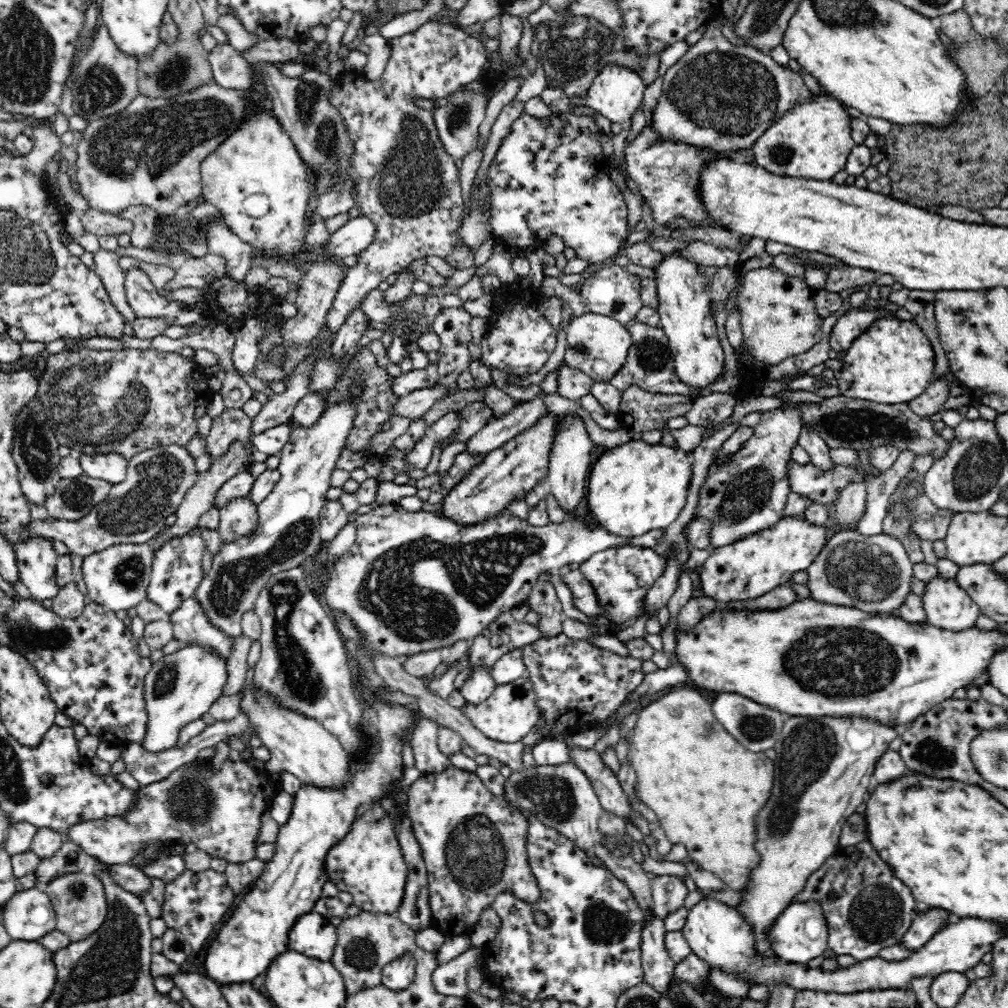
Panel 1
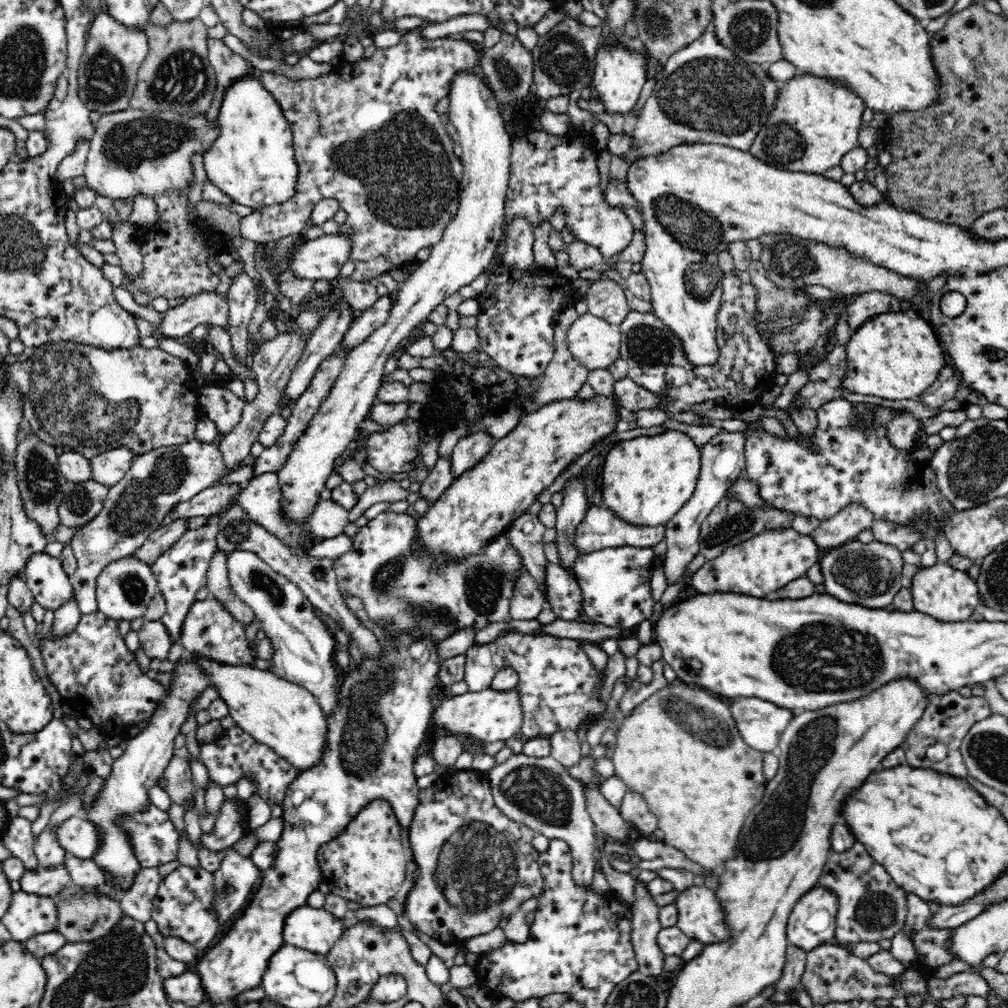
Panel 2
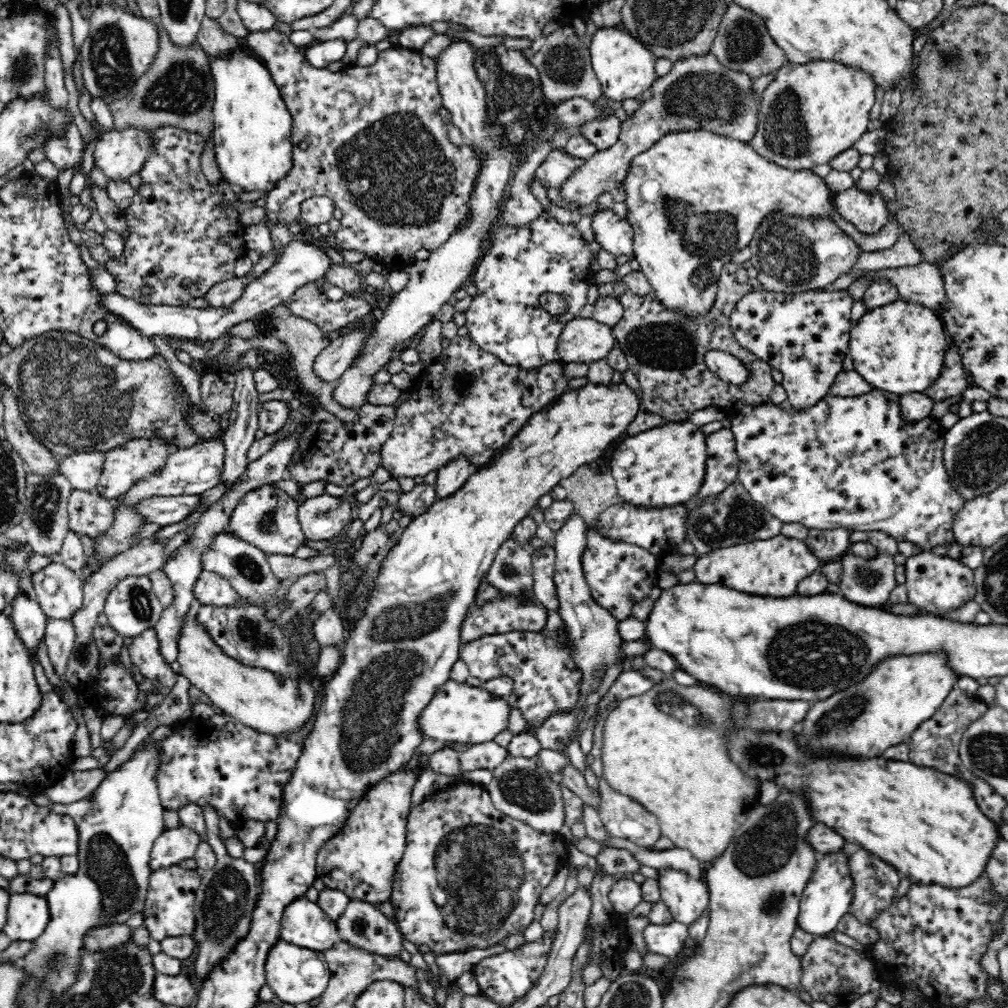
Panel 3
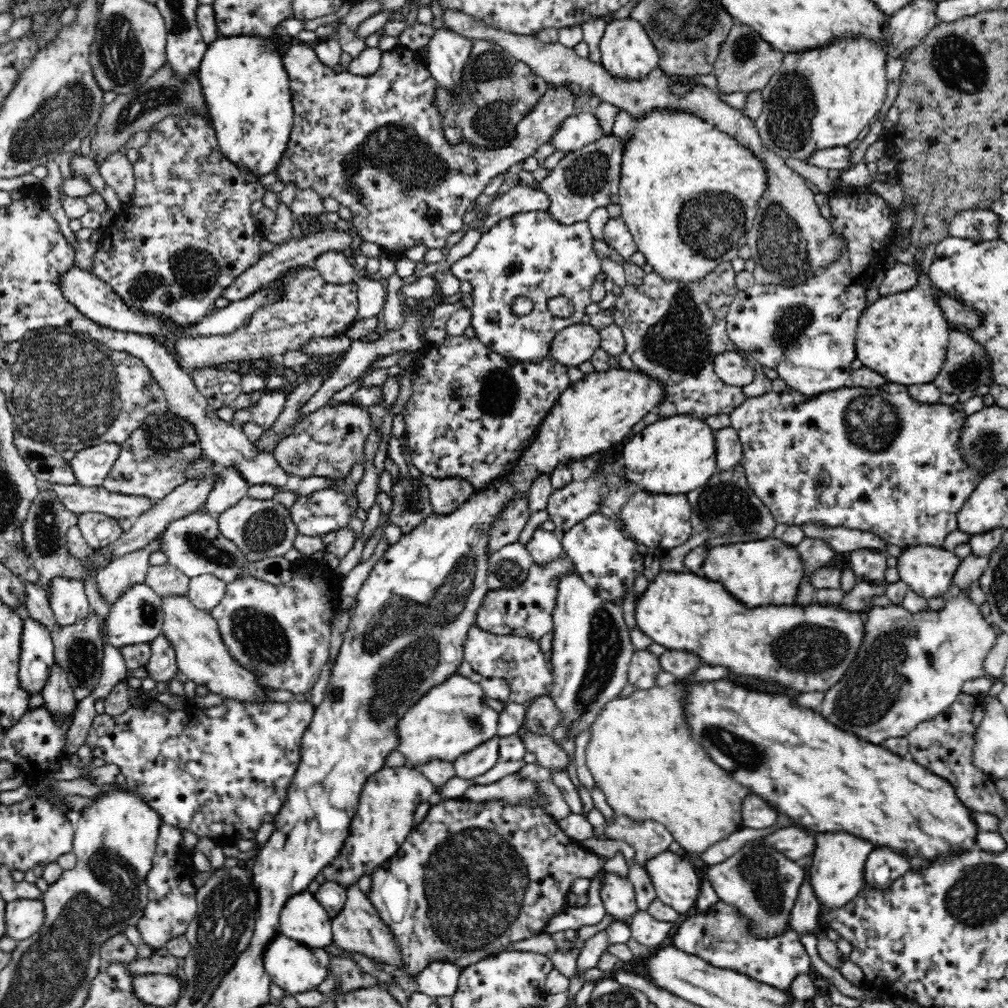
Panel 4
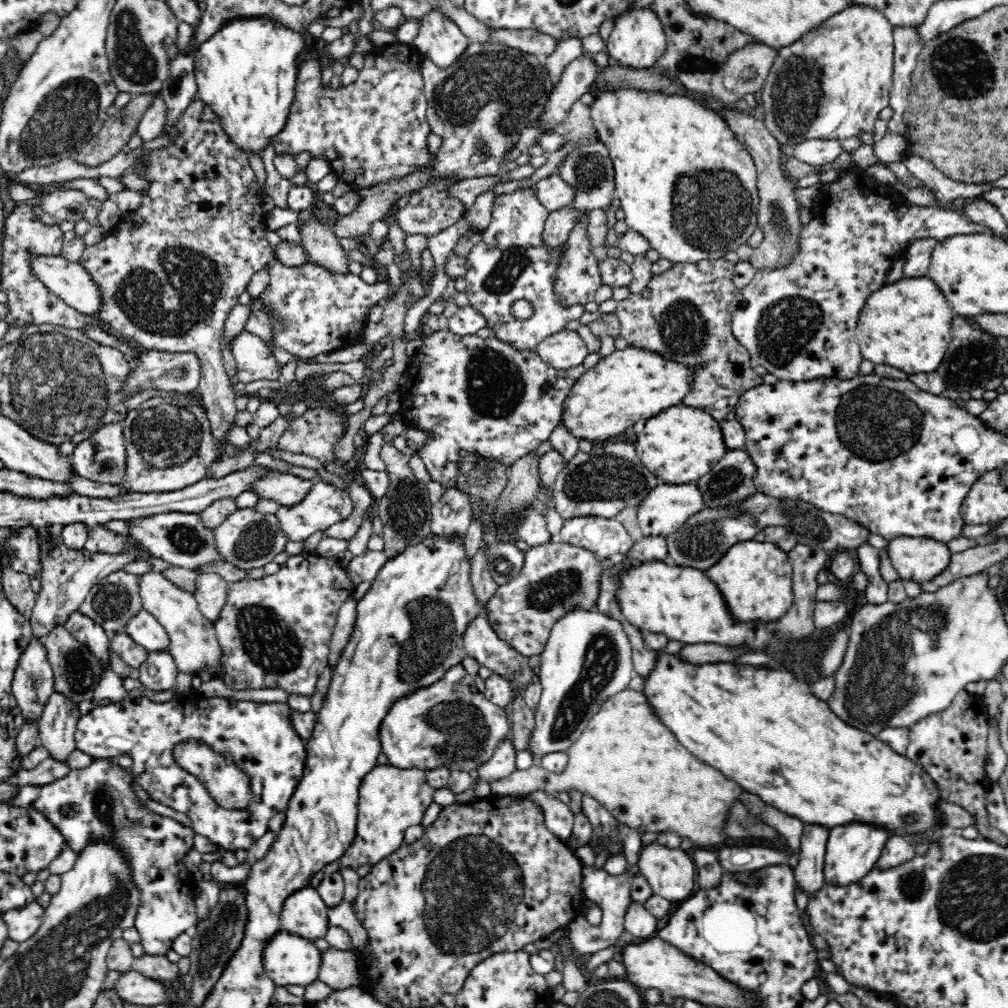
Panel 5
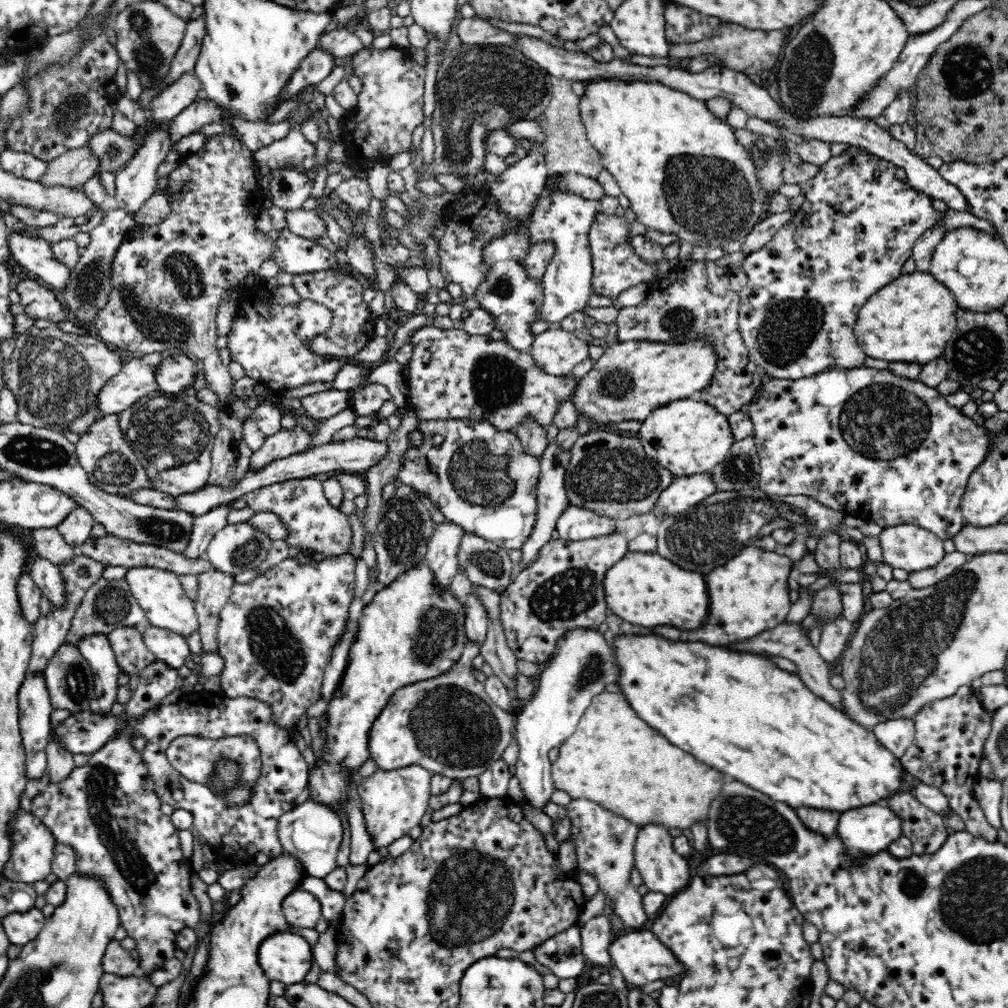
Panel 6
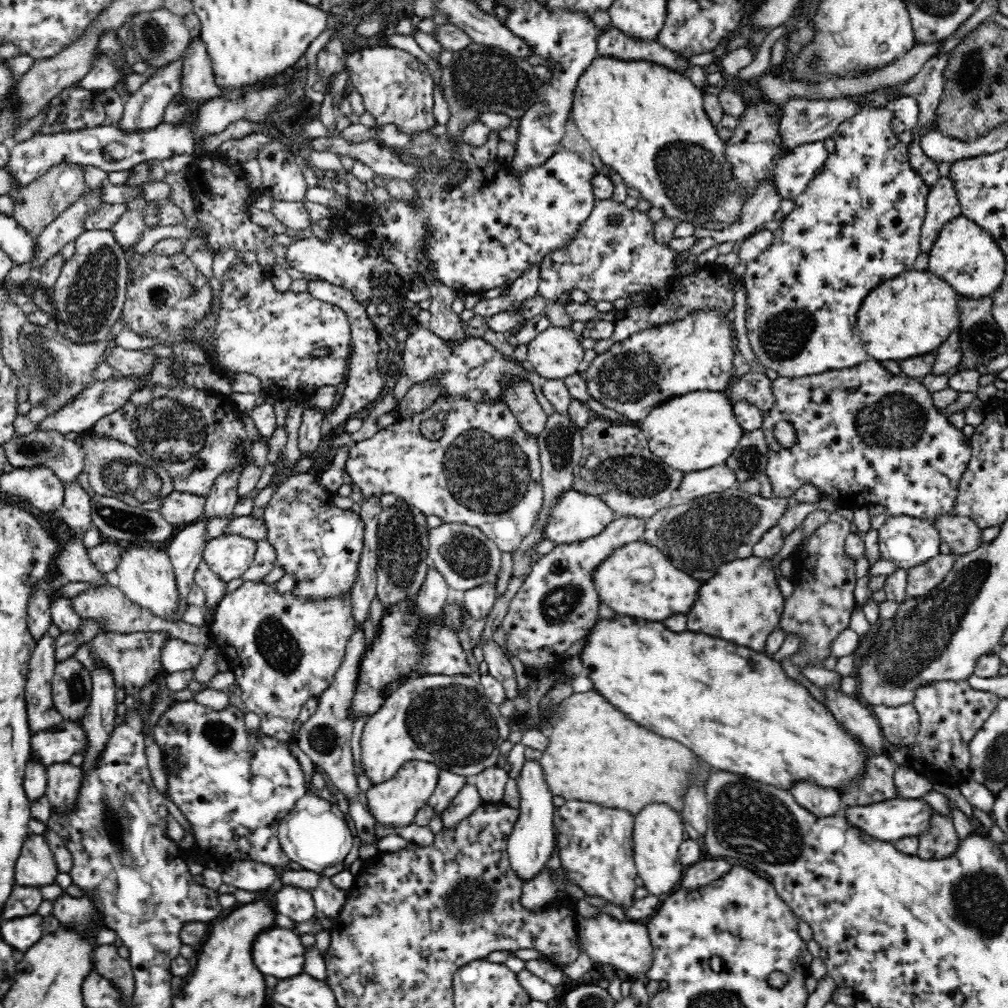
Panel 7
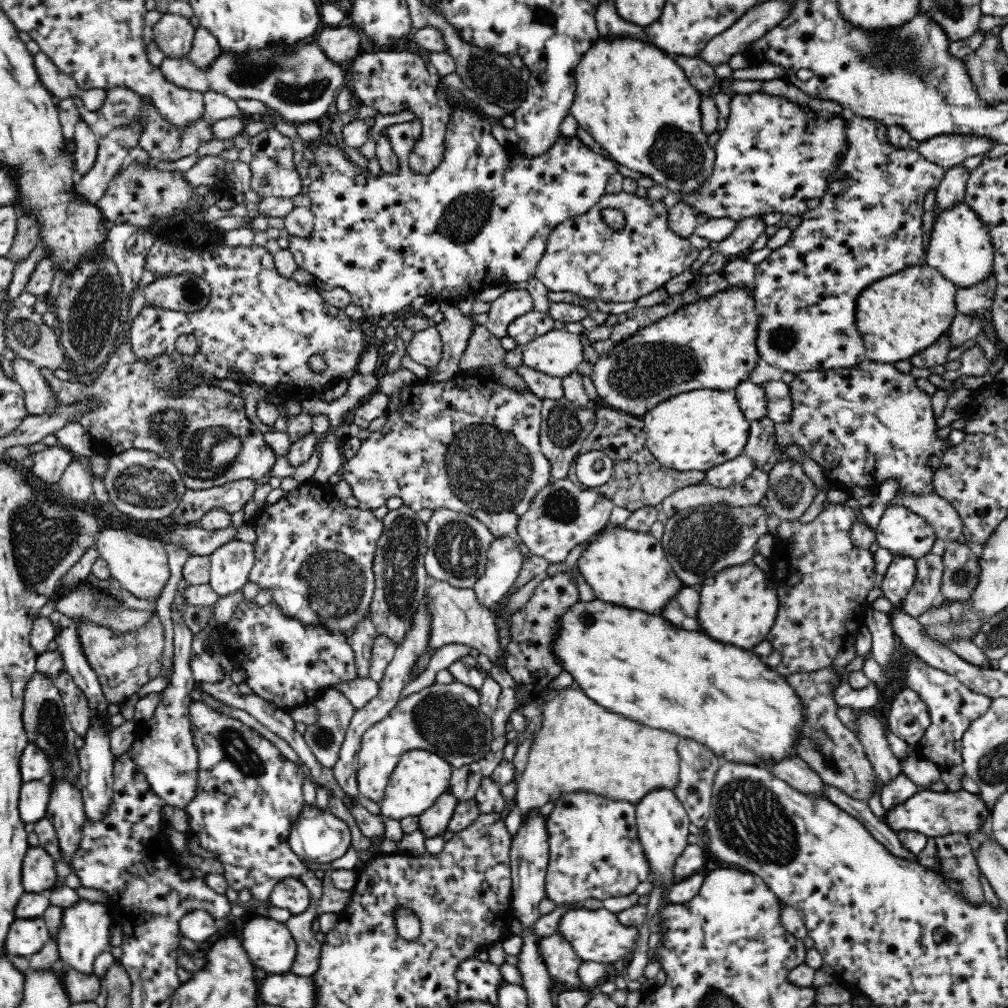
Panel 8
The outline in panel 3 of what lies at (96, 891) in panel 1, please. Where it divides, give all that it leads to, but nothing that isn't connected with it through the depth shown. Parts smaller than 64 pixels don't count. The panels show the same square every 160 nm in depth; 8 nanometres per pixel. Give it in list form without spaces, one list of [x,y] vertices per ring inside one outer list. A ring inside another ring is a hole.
[[[112,922],[94,926],[88,930],[83,939],[84,949],[90,951],[108,951],[116,946],[124,945],[133,934],[133,930],[124,922]]]

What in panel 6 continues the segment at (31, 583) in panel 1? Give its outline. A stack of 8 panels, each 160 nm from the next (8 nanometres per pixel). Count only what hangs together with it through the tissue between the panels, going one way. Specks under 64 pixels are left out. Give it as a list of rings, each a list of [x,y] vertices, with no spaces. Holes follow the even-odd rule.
[[[100,633],[82,636],[76,646],[91,665],[95,678],[95,695],[90,702],[91,710],[99,711],[100,714],[111,712],[112,704],[116,702],[121,668],[107,635]]]

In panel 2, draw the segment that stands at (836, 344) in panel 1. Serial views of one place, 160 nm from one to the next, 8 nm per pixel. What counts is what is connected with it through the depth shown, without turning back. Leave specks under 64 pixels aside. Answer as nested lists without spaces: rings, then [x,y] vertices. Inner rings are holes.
[[[870,291],[859,294],[856,300],[847,306],[846,320],[849,330],[854,334],[866,321],[886,313],[900,312],[900,300],[894,295]]]

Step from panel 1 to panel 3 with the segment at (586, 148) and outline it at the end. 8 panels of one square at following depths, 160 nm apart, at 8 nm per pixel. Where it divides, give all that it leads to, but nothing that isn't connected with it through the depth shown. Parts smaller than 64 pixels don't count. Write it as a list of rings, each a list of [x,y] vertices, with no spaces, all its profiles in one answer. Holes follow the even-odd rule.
[[[554,148],[536,166],[534,176],[528,180],[528,187],[538,181],[546,190],[560,190],[585,160],[570,155],[564,148]],[[607,208],[590,215],[589,220],[594,240],[607,253],[616,258],[633,253],[634,233],[626,218],[616,215],[612,208]]]

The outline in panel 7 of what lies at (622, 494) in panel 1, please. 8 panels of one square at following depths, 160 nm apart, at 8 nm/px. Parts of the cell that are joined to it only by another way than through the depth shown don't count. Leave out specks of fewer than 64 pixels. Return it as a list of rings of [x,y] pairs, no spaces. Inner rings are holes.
[[[701,390],[671,398],[637,423],[658,459],[684,474],[724,465],[744,436],[733,406],[722,391]]]

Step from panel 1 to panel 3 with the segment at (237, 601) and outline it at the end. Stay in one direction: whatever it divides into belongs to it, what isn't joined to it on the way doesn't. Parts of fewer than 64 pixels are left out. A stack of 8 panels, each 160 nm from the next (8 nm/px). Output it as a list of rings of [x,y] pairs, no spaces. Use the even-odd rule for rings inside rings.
[[[466,41],[450,43],[450,46],[438,56],[437,81],[442,104],[451,115],[450,122],[460,130],[464,143],[470,145],[476,151],[478,161],[480,161],[480,168],[478,168],[478,174],[476,180],[474,180],[472,192],[470,192],[468,212],[466,212],[466,218],[458,224],[456,230],[450,234],[447,241],[438,246],[436,250],[432,250],[427,260],[416,260],[413,265],[406,268],[407,282],[405,287],[398,293],[388,297],[384,304],[382,318],[376,320],[376,324],[374,324],[374,328],[365,340],[361,350],[354,356],[350,366],[344,370],[344,374],[330,382],[332,384],[332,399],[338,405],[342,405],[344,409],[352,409],[357,412],[362,405],[365,405],[369,390],[376,384],[374,381],[375,374],[386,368],[388,363],[392,361],[392,352],[394,352],[395,346],[397,344],[408,345],[415,334],[418,334],[427,324],[435,320],[436,313],[454,296],[457,290],[472,282],[476,266],[482,262],[482,258],[486,256],[487,248],[491,245],[493,230],[501,222],[501,206],[506,199],[511,176],[513,176],[514,150],[511,148],[509,140],[507,140],[509,127],[494,123],[494,119],[490,117],[490,111],[487,108],[486,89],[478,78],[475,69],[475,53],[471,44]]]

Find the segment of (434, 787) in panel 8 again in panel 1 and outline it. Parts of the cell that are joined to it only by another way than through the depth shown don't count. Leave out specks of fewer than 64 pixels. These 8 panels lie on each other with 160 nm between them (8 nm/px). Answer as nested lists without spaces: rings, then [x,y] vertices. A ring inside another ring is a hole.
[[[373,803],[367,809],[362,810],[362,814],[358,815],[352,823],[350,832],[337,845],[334,845],[333,849],[329,850],[325,863],[329,881],[336,884],[338,890],[350,892],[353,904],[359,909],[397,916],[398,907],[404,898],[408,867],[392,819],[382,807]]]

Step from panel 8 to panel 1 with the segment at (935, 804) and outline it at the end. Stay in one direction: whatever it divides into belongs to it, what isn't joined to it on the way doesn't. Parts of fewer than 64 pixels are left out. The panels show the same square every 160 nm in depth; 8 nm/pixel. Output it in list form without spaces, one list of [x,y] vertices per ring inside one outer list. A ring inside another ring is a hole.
[[[816,901],[807,903],[792,903],[778,914],[774,924],[764,930],[767,934],[770,947],[774,950],[775,957],[784,960],[786,963],[804,964],[817,956],[824,955],[829,950],[828,932],[826,928],[826,919],[822,916],[822,909],[819,908]]]

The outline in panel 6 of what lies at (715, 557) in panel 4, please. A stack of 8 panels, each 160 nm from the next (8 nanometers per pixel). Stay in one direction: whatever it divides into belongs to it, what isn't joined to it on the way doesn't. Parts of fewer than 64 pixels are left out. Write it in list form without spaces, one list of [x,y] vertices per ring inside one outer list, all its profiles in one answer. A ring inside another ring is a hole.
[[[755,545],[743,547],[737,555],[732,557],[726,566],[718,566],[708,574],[708,590],[710,590],[710,616],[706,620],[706,626],[702,630],[682,631],[680,640],[684,642],[706,642],[706,644],[718,644],[721,647],[736,640],[752,638],[754,634],[760,634],[777,624],[787,620],[791,605],[791,590],[788,584],[788,575],[793,569],[792,561],[785,554],[778,554],[775,550],[768,551]]]

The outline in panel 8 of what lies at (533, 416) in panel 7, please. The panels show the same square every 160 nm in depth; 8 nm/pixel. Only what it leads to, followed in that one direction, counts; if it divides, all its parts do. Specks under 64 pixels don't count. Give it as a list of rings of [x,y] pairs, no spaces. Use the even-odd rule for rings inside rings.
[[[476,324],[462,355],[459,368],[461,370],[486,368],[488,369],[486,376],[490,376],[496,383],[518,393],[527,393],[530,390],[522,375],[516,368],[505,364],[506,351],[501,340],[494,336],[486,325]]]

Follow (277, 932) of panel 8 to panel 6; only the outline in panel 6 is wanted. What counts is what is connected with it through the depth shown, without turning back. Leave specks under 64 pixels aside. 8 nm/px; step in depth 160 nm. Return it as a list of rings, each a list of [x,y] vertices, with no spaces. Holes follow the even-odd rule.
[[[290,930],[266,938],[258,954],[265,975],[285,985],[303,982],[313,966],[313,955],[308,941]]]

